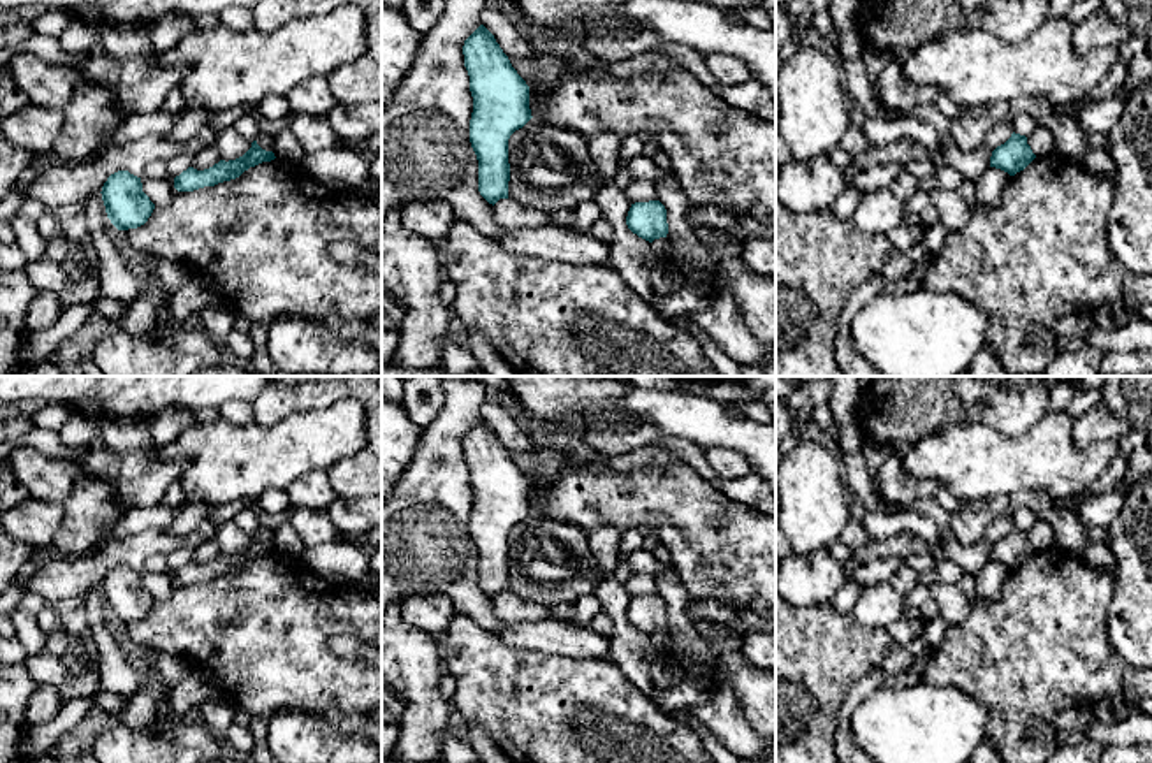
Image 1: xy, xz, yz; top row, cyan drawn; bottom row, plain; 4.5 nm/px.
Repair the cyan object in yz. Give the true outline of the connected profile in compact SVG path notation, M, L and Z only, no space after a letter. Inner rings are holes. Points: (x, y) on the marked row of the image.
M1013 132L1004 144L992 151L990 167L1015 176L1017 172L1024 171L1034 158L1036 155L1027 144L1027 137Z

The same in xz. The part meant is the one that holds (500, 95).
M484 25L464 40L463 54L473 97L470 142L478 160L478 192L494 206L508 199L508 139L533 118L529 86Z

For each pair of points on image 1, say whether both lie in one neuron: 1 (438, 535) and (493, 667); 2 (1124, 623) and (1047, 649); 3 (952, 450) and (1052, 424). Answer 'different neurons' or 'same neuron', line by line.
1: different neurons
2: different neurons
3: same neuron

